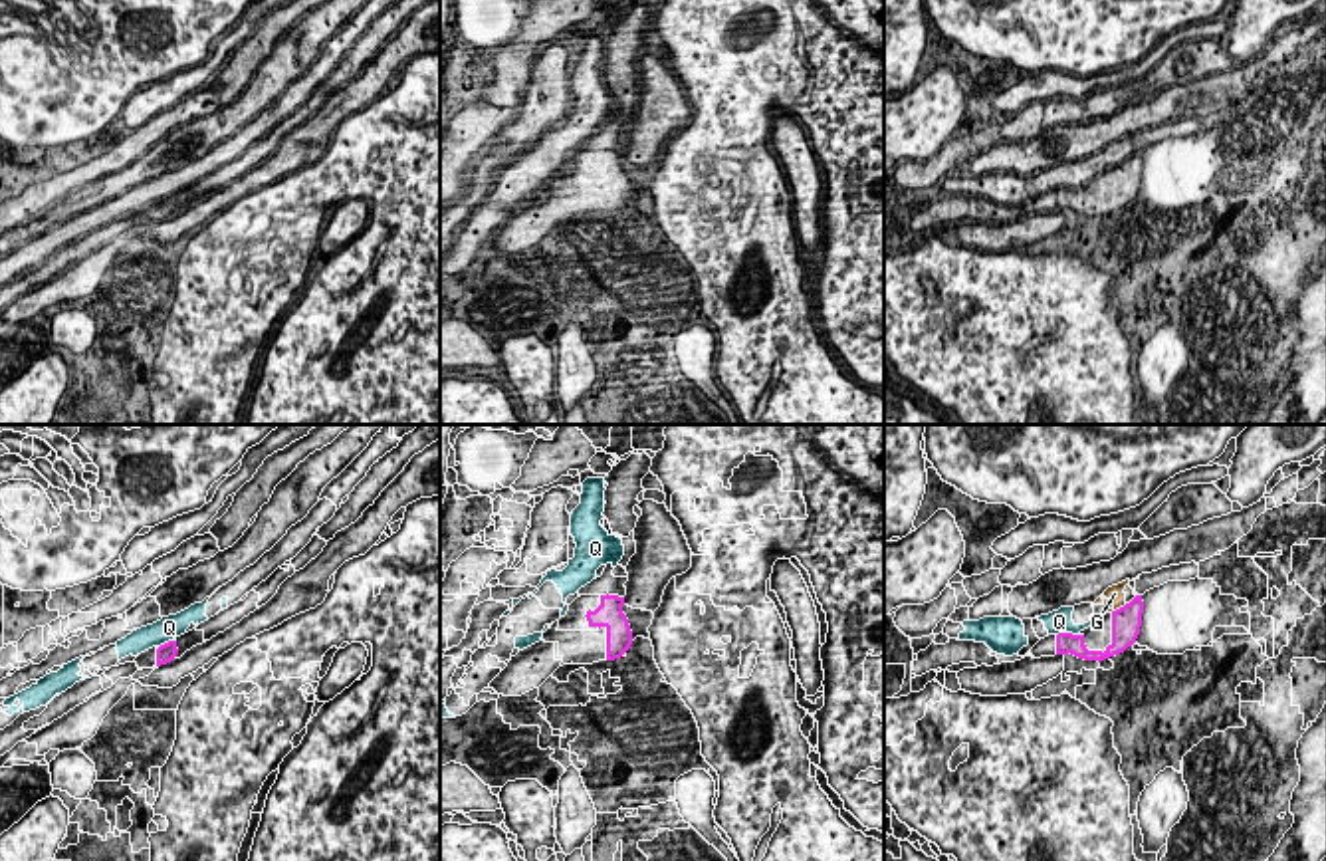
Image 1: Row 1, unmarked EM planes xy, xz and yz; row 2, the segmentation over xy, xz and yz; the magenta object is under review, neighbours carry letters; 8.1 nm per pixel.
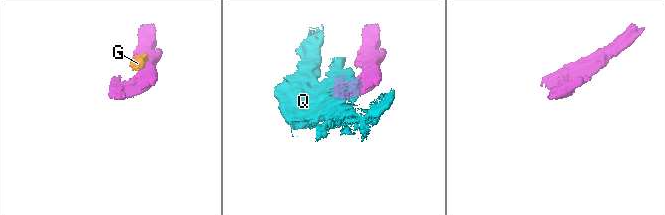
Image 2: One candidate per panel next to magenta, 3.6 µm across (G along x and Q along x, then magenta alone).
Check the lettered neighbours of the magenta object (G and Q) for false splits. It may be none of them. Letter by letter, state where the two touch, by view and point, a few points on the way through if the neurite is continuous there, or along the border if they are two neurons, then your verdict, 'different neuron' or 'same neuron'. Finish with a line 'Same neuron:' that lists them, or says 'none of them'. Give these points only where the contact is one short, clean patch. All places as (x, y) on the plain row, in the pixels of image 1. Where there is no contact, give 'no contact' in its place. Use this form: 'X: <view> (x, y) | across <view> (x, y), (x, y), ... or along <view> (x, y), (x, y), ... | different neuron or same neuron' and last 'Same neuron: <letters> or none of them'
G: yz (1120, 163) | along yz (1126, 159), (1110, 167) | different neuron
Q: yz (1067, 189) | different neuron
Same neuron: none of them

